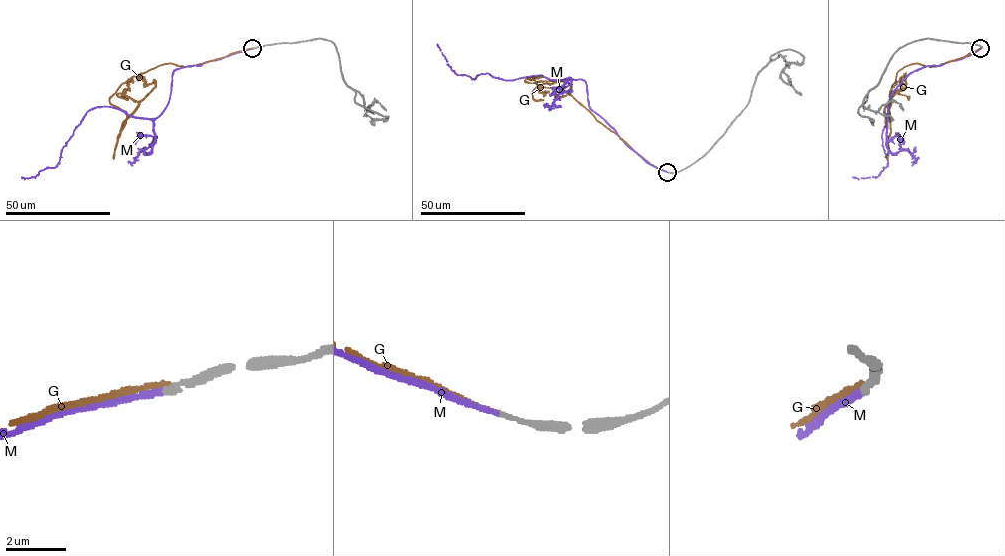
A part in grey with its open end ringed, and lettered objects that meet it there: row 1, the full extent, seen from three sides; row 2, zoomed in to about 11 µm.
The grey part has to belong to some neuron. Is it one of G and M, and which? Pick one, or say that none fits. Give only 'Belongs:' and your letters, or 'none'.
Belongs: M

